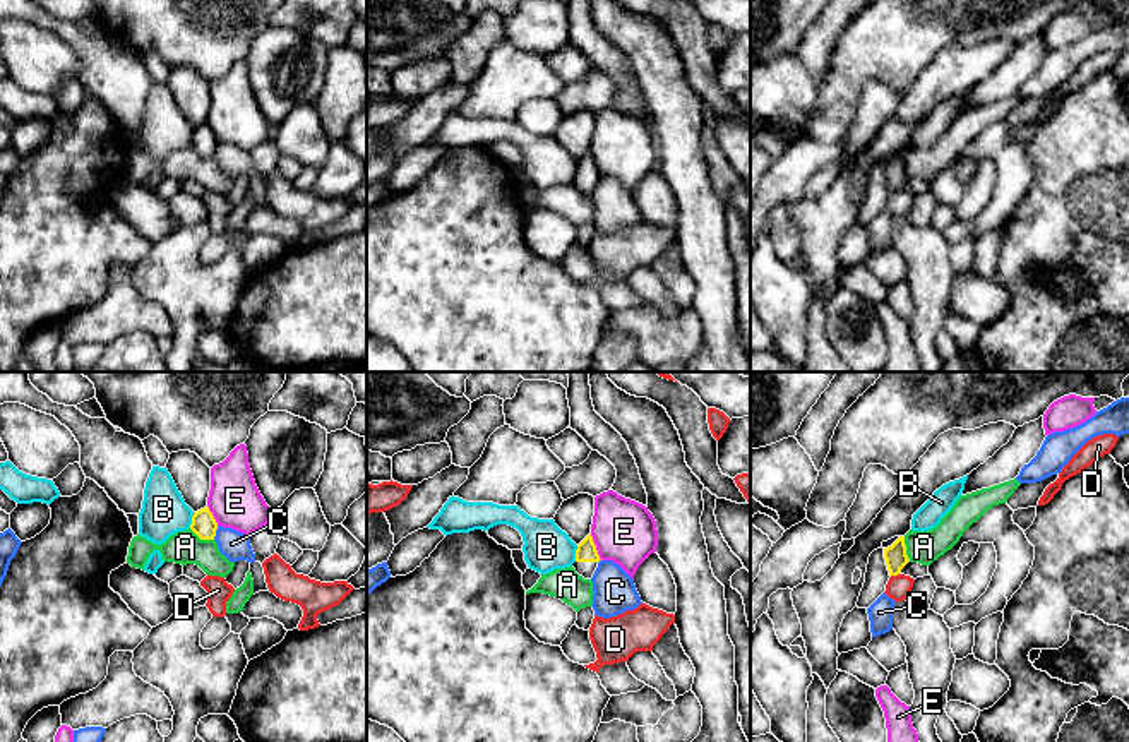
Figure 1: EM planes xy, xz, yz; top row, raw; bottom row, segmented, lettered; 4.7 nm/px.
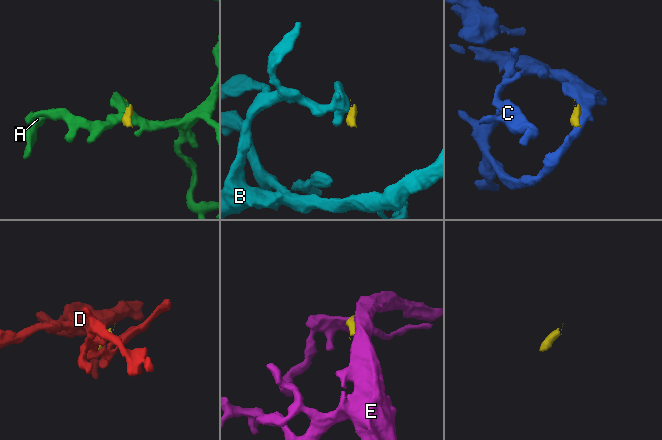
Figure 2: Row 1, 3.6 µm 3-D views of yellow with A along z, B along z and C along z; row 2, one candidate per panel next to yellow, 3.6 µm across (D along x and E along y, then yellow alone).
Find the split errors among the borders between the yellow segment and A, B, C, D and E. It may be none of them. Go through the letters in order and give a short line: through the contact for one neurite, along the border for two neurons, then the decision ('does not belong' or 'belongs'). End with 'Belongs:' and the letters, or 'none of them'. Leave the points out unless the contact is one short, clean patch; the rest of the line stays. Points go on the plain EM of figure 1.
A: line yz (903, 153), (910, 177); does not belong
B: line xz (578, 161), (574, 177); does not belong
C: line xy (218, 143), (213, 155); does not belong
D: line yz (898, 189), (891, 192); does not belong
E: line xz (590, 151), (602, 175); does not belong
Belongs: none of them

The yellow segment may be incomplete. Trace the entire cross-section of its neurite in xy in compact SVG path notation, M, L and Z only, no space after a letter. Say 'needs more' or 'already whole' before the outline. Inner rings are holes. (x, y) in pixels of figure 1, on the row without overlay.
already whole; M204 123L192 132L190 146L200 154L200 156L214 156L218 139L209 127L209 123Z

